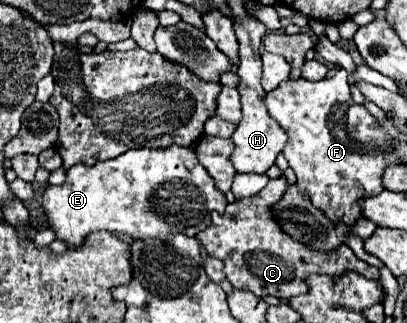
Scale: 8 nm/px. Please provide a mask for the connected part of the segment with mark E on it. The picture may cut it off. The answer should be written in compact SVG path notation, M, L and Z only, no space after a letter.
M161 147L161 149L131 149L115 159L97 163L97 165L75 165L67 171L67 181L61 187L49 185L43 195L43 209L49 221L49 227L55 231L57 239L65 241L67 247L81 247L83 239L91 231L111 231L123 239L145 239L159 237L169 239L175 233L195 237L203 227L211 225L211 213L217 211L223 215L227 207L225 195L215 187L213 177L197 161L193 147Z

